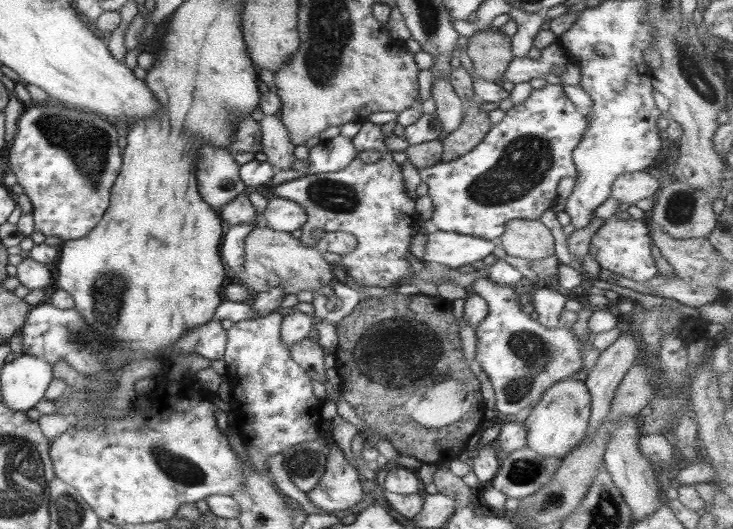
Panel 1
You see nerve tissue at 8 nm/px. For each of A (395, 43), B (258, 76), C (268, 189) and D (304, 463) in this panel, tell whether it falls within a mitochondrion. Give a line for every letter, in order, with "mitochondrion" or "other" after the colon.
A: other
B: other
C: other
D: mitochondrion

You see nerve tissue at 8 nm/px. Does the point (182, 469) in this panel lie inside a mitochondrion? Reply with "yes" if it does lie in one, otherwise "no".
yes

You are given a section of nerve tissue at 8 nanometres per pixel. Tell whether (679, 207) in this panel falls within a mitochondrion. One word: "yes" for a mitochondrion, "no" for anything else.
yes

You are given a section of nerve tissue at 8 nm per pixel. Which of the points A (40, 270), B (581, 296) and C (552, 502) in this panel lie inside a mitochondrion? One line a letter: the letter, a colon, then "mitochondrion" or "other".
A: other
B: other
C: mitochondrion

